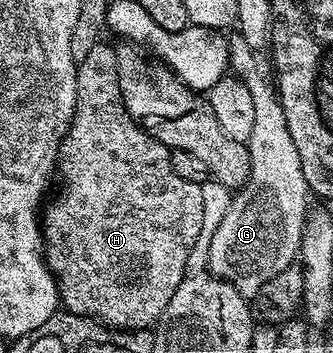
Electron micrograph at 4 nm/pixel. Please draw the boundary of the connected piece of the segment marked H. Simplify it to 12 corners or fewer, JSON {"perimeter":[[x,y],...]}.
{"perimeter":[[115,48],[76,66],[54,276],[104,277],[155,326],[202,231],[202,185],[128,114]]}

